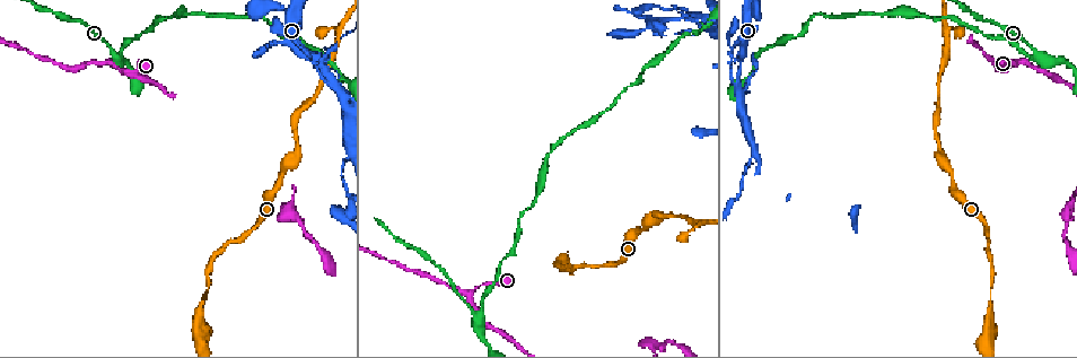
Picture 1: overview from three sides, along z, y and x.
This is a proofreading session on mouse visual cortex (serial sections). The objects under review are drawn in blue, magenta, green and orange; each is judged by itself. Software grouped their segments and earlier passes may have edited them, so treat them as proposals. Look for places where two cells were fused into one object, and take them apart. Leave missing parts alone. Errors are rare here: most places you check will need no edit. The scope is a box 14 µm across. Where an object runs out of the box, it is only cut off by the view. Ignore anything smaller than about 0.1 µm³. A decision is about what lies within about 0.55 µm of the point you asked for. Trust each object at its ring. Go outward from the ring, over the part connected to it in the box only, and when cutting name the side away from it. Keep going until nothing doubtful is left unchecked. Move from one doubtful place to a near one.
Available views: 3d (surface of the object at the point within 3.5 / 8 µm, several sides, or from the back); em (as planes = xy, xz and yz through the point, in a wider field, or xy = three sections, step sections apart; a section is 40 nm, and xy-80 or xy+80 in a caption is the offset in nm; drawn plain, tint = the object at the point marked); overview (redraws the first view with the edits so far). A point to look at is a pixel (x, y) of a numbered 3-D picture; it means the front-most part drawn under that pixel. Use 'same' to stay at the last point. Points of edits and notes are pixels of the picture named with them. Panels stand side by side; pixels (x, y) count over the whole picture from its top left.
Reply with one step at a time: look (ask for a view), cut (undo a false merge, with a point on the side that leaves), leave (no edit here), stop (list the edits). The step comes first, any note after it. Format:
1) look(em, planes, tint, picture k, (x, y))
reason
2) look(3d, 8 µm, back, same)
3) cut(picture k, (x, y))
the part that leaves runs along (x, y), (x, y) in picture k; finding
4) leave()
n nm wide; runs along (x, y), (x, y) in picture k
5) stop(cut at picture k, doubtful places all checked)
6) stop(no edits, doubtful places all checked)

look(3d, 3.5 µm, picture 1, (118, 57))
three-way junction

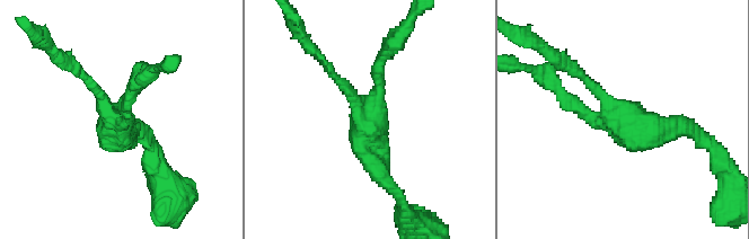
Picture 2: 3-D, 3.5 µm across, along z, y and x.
look(em, xy, step 3, tint, picture 2, (117, 120))

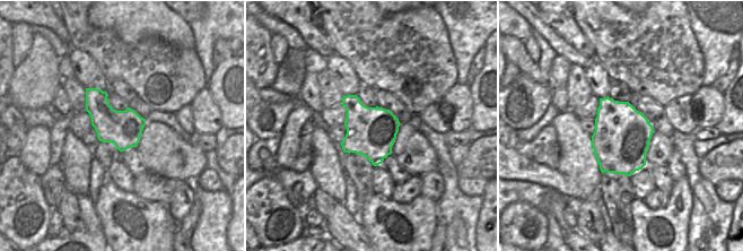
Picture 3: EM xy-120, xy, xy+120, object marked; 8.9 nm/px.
look(em, xy, step 5, tint, same)

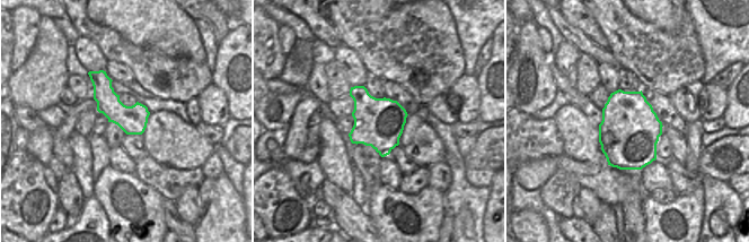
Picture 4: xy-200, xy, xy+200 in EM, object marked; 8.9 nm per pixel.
leave()
arms of 150, 200, 300 nm; runs along (93, 75), (106, 98), (139, 131) in picture 4; all the same cell

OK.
look(3d, 3.5 µm, back, picture 1, (468, 294))
three arms meet

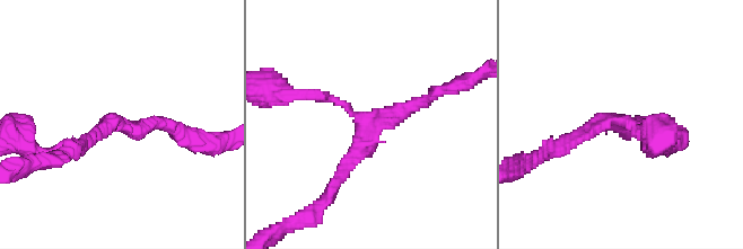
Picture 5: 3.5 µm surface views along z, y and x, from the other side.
look(em, xy, step 3, tint, picture 5, (627, 124))
3 arms; arms of 150, 200, 200 nm

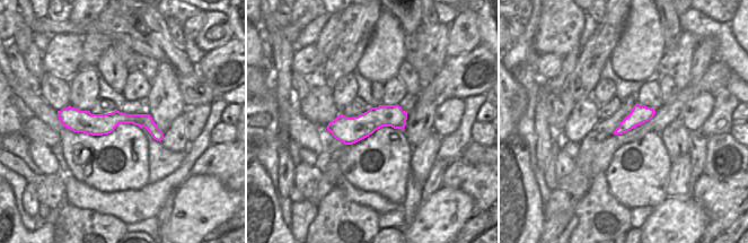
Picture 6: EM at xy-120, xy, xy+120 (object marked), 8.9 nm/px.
leave()
runs along (62, 113), (139, 119), (160, 135) in picture 6; one cell here

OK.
look(3d, 3.5 µm, back, picture 1, (340, 30))
abrupt turn

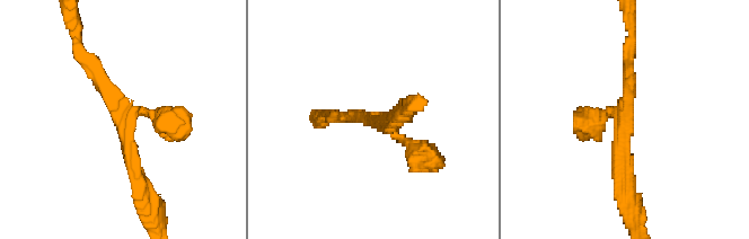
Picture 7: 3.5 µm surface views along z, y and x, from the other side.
look(em, xy, step 2, tint, picture 7, (623, 122))

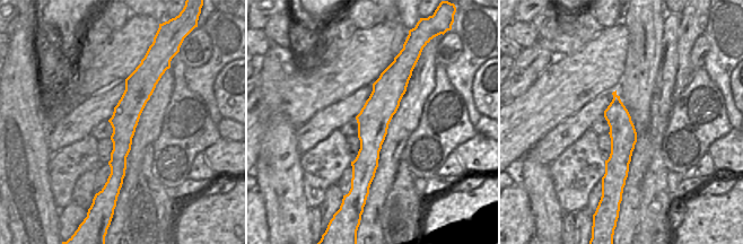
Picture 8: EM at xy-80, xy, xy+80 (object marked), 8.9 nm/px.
leave()
280 nm wide; runs along (390, 69), (364, 184) in picture 8; all the same cell

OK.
look(3d, 3.5 µm, picture 1, (675, 20))
four-way junction

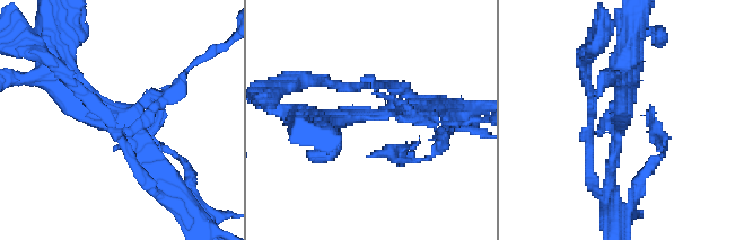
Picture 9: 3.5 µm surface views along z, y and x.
look(em, xy, step 3, tint, picture 9, (117, 120))

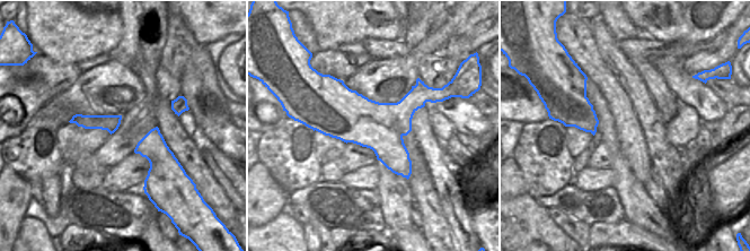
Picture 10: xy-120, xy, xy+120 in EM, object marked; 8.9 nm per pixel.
leave()
runs along (74, 119), (84, 121), (117, 121) in picture 10; all the same cell

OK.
stop(no edits, doubtful places all checked)

